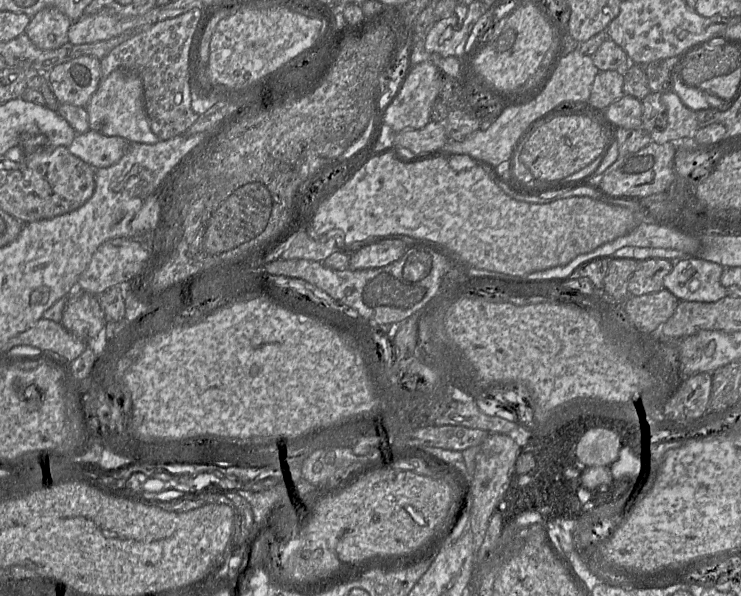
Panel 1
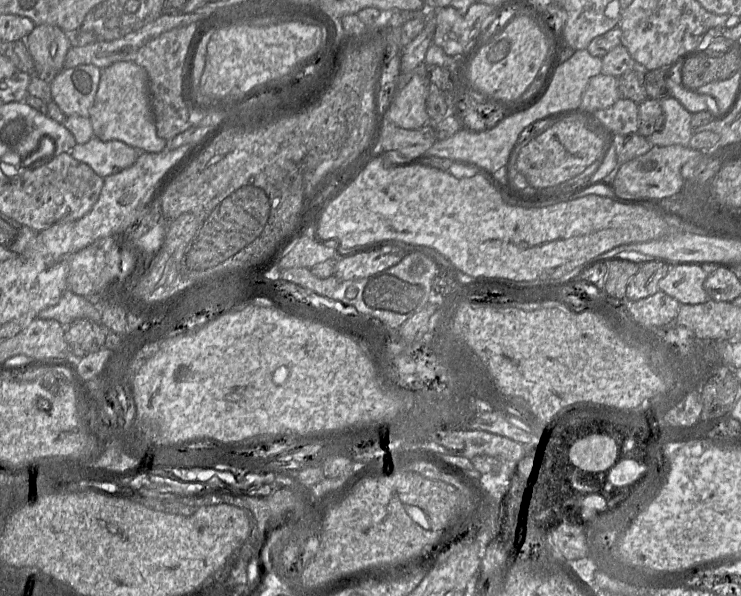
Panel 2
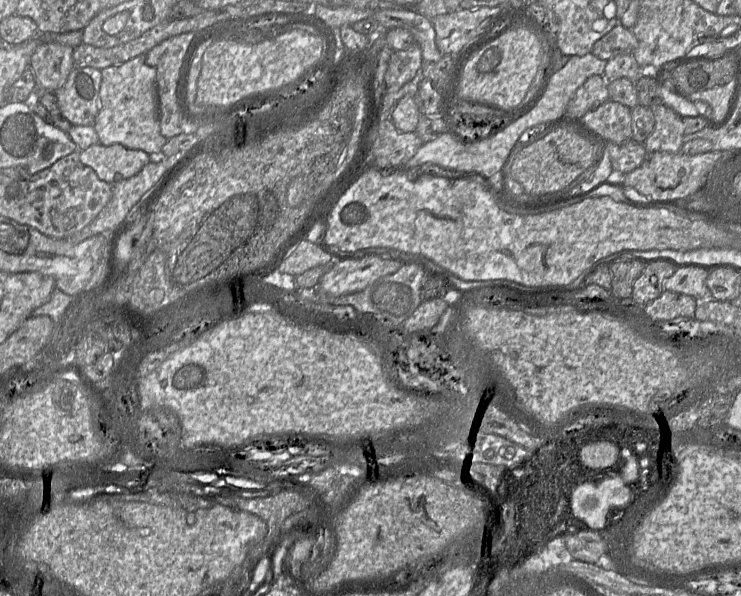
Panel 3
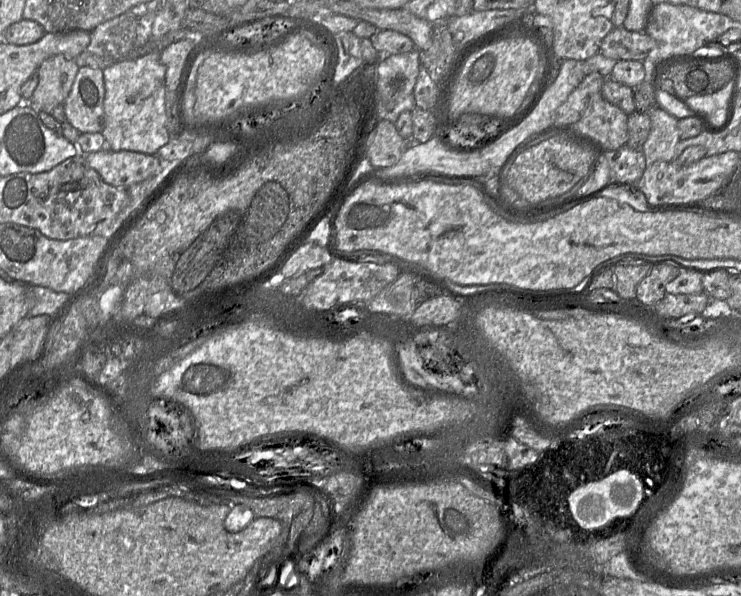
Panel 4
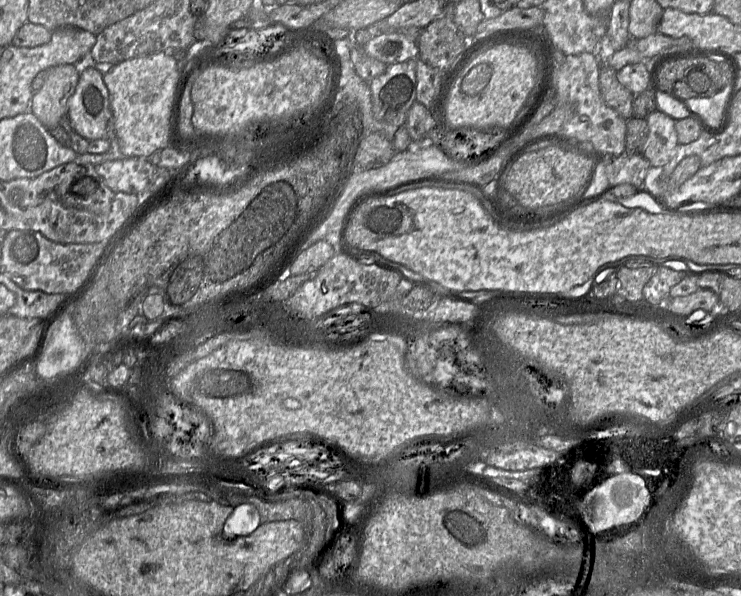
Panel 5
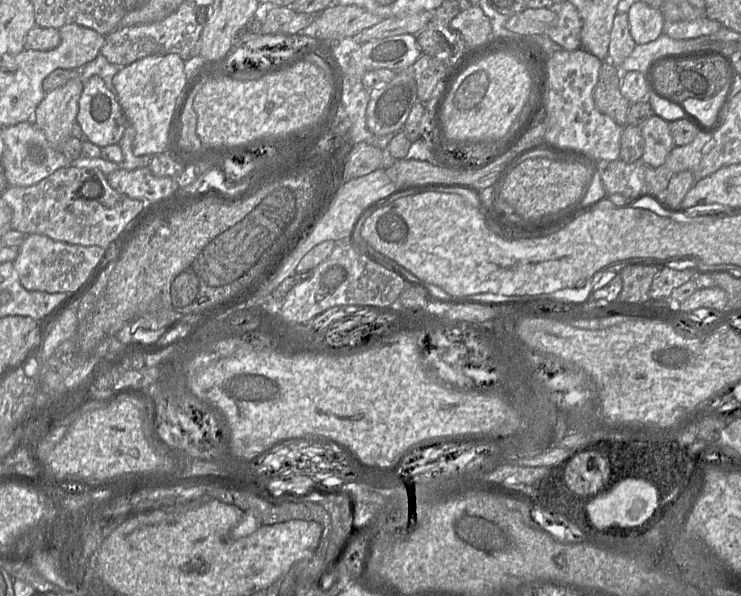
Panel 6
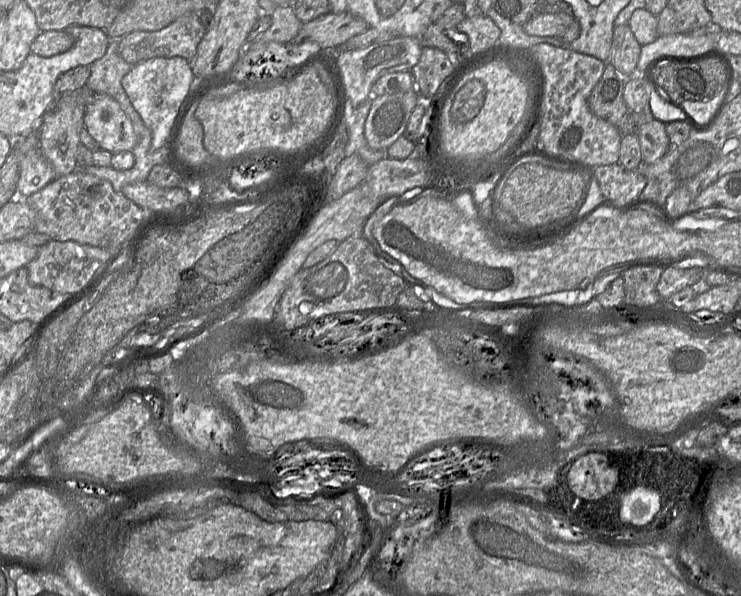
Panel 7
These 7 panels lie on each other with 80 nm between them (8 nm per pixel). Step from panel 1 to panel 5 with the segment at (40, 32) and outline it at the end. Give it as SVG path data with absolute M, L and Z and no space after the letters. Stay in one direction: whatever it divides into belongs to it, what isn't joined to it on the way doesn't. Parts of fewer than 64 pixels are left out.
M72 64L50 67L42 87L31 99L31 112L48 129L59 125L68 112L68 101L75 92L79 72Z

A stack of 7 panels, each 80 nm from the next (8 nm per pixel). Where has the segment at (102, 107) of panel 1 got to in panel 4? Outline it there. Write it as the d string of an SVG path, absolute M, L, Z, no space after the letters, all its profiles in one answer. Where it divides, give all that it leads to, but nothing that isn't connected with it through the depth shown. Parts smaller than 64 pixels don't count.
M159 52L124 59L103 69L105 88L104 127L101 131L113 151L133 151L155 155L170 141L165 105L166 67Z

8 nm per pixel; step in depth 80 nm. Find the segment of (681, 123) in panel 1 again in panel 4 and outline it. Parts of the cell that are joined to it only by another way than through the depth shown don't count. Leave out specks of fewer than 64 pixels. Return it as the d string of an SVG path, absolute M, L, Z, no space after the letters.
M658 106L649 111L649 117L651 129L642 146L647 166L656 161L671 162L675 158L676 145L681 140L678 119Z

